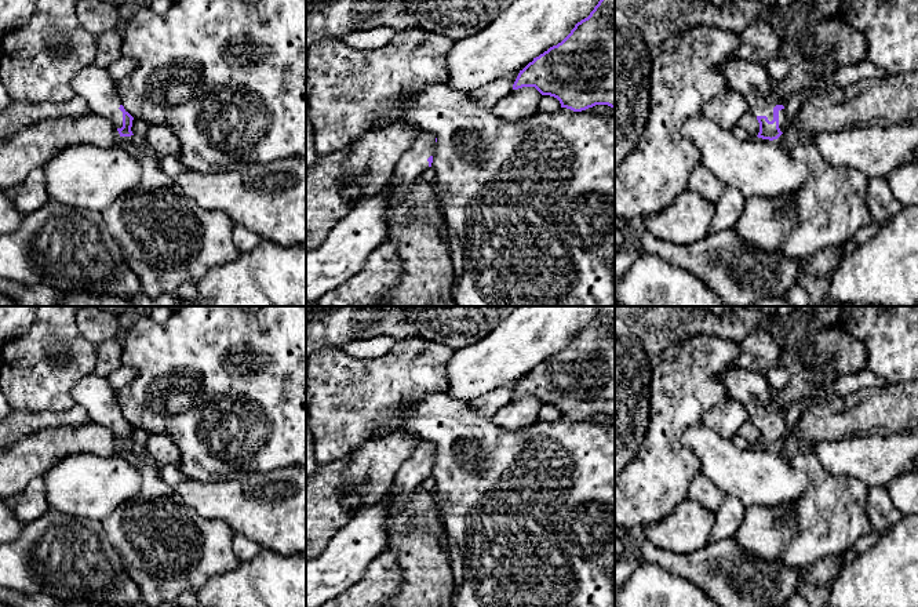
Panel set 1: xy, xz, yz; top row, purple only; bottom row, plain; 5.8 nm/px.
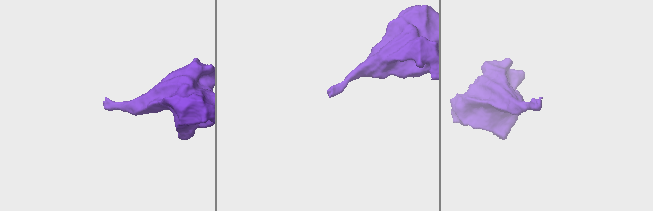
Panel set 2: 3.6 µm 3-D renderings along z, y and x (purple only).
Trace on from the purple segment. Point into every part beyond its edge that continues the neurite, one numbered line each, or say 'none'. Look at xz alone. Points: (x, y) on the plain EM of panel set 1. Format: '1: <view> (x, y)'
1: xz (343, 562)

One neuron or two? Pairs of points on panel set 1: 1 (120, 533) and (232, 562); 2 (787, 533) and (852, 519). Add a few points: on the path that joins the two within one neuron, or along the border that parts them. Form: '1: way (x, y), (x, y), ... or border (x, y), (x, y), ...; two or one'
1: way (148, 538), (157, 542), (167, 552), (204, 553); one
2: way (804, 531), (829, 519), (835, 519); one

